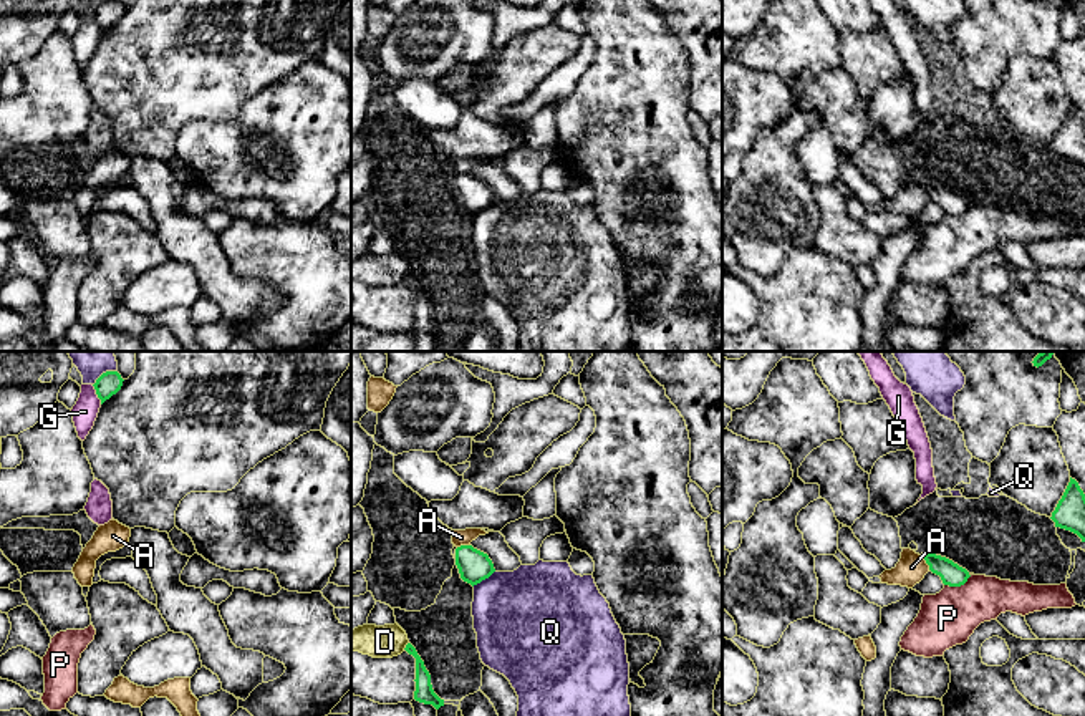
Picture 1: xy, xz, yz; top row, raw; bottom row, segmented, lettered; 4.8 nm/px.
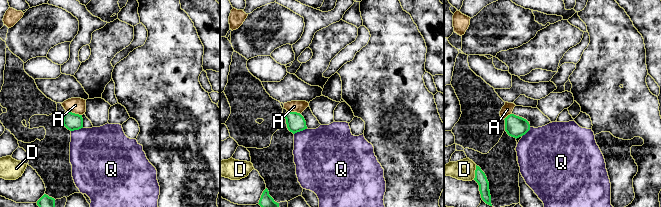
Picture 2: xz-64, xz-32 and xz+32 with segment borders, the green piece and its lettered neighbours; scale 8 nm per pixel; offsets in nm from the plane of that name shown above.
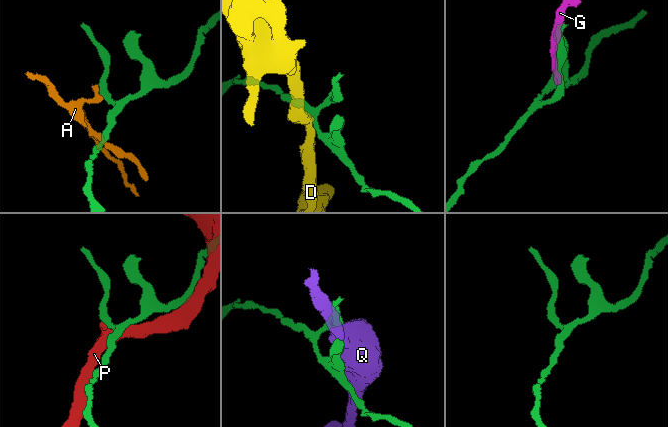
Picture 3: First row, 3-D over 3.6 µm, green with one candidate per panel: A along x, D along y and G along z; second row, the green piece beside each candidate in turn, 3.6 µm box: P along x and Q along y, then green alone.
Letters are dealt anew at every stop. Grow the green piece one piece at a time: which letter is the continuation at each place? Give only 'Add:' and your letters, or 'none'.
Add: none

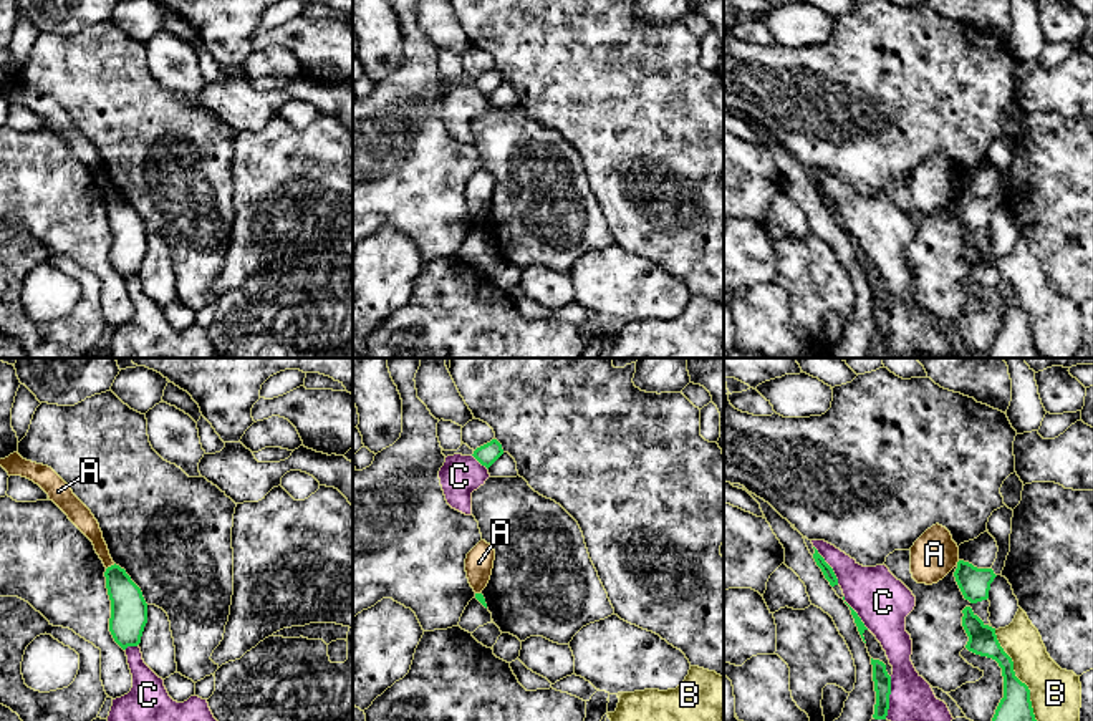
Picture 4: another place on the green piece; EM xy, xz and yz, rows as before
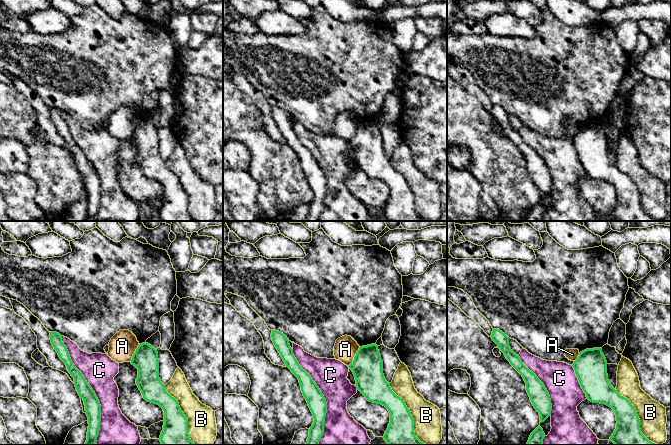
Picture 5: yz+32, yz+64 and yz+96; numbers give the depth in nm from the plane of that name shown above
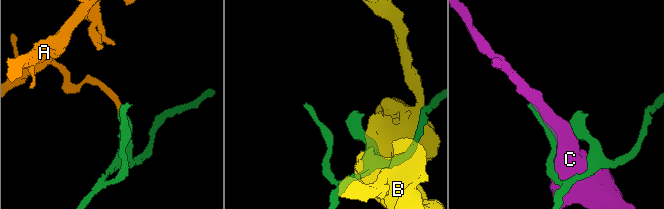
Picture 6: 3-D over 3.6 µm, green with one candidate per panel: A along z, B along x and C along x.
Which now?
Add: none

